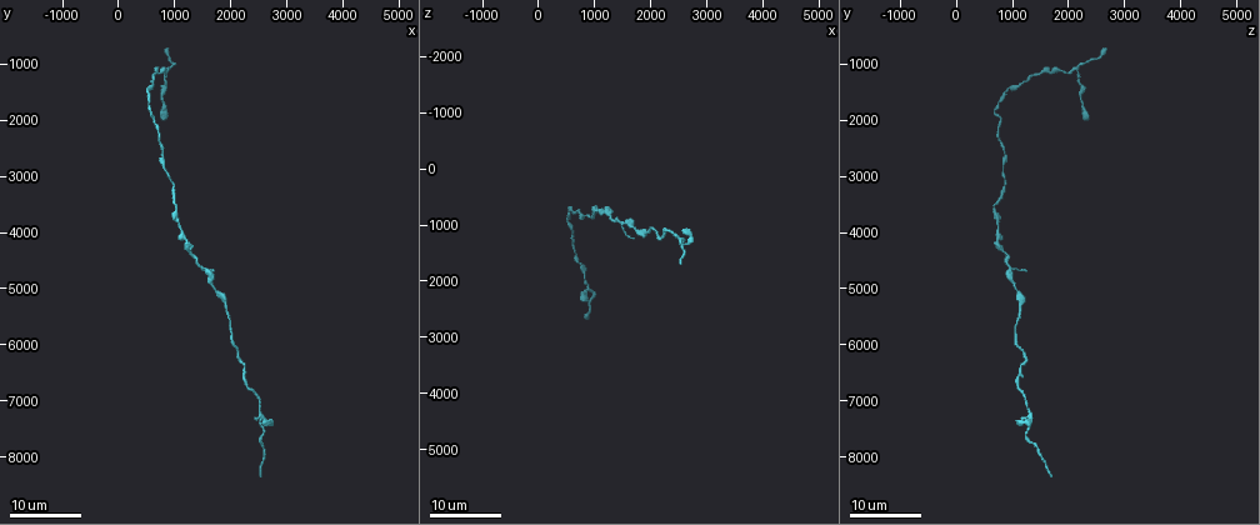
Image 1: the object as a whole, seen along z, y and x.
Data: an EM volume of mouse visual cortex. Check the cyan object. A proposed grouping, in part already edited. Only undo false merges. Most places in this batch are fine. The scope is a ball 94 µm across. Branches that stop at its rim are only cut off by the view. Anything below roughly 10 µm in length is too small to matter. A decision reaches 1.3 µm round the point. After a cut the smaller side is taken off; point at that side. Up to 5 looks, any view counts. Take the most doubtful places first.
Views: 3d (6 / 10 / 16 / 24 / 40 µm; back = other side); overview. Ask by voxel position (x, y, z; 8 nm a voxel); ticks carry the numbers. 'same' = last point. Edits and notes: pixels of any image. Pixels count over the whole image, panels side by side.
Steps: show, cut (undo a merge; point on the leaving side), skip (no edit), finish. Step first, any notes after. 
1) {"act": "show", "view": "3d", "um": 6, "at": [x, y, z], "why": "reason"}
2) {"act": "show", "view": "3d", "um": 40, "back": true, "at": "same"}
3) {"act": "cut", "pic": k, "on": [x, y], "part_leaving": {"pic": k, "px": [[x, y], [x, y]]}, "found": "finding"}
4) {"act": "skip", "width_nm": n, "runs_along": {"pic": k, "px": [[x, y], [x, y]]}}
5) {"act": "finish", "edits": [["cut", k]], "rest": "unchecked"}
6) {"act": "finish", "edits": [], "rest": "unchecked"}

{"act": "show", "view": "3d", "um": 24, "at": [1500, 4650, 950], "why": "calibre changes"}

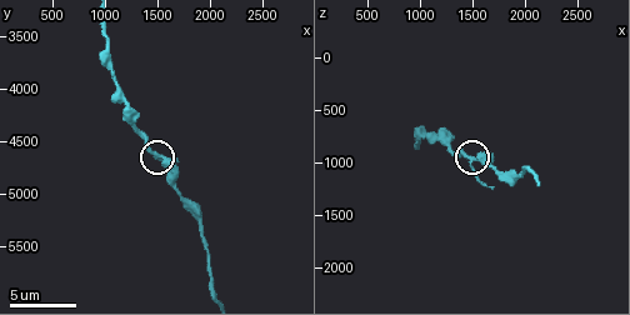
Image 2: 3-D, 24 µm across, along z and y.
{"act": "show", "view": "3d", "um": 6, "at": [1560, 4660, 940]}

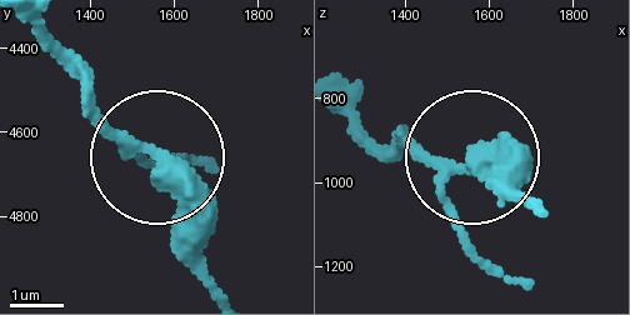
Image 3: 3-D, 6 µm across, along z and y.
{"act": "show", "view": "3d", "um": 6, "back": true, "at": [1550, 4665, 960]}

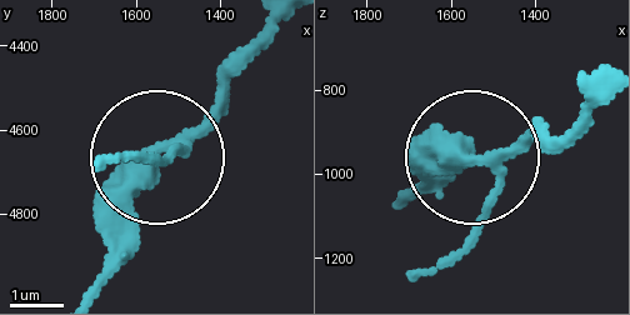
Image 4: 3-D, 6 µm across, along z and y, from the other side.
{"act": "skip", "arms": 3, "runs_along": {"pic": 4, "px": [[598, 94], [548, 134], [400, 188]]}, "found": "one neuron here"}

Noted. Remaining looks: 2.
{"act": "show", "view": "3d", "um": 24, "at": [1950, 5300, 1150], "why": "sudden change in width"}

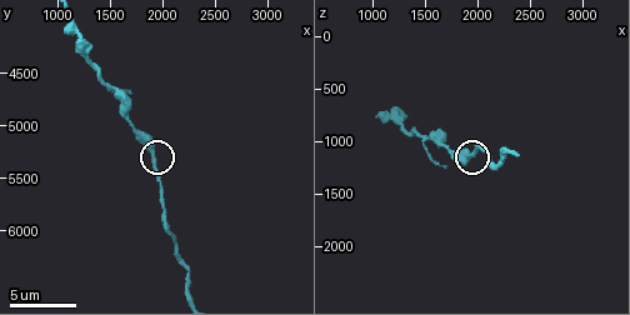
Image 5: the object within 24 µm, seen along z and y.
{"act": "show", "view": "3d", "um": 6, "at": "same"}

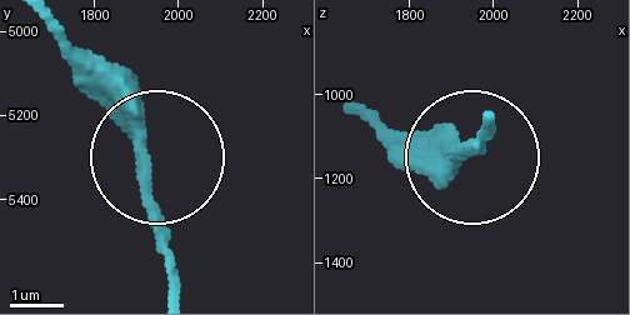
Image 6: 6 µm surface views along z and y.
{"act": "skip", "width_nm": 360, "runs_along": {"pic": 6, "px": [[354, 109], [461, 163], [488, 130]]}, "found": "continuous, no second neuron"}

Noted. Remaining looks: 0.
{"act": "finish", "edits": [], "rest": "unchecked"}

